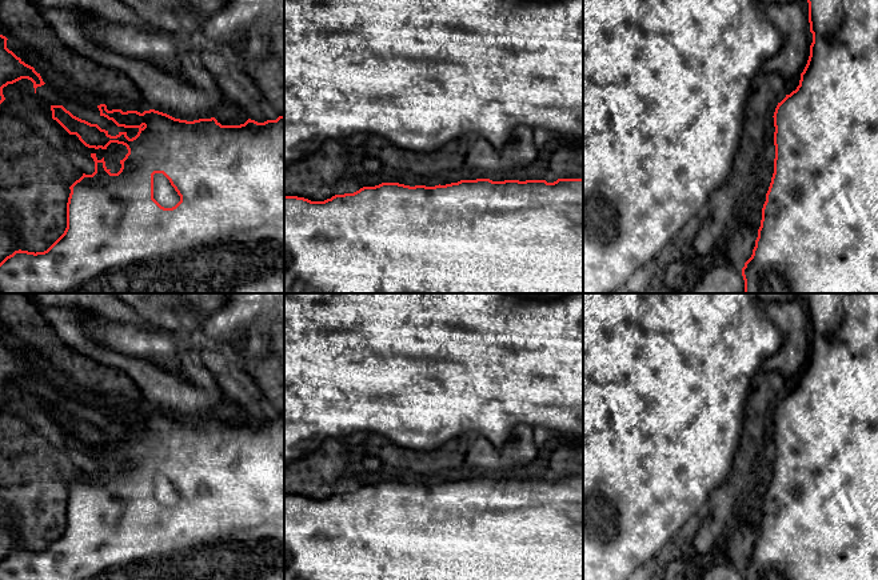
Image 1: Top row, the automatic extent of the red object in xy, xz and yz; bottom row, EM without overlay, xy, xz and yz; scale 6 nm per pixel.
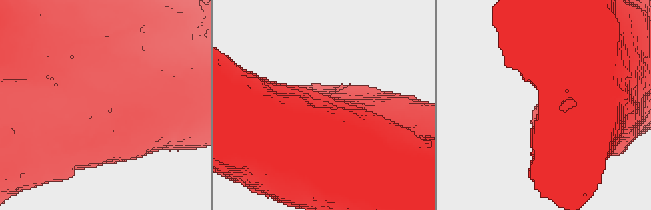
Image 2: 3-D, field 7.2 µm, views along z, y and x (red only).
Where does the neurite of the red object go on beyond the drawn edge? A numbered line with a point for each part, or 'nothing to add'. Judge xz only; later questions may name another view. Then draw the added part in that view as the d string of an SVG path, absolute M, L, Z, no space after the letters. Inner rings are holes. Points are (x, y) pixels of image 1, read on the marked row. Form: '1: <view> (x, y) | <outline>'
nothing to add

